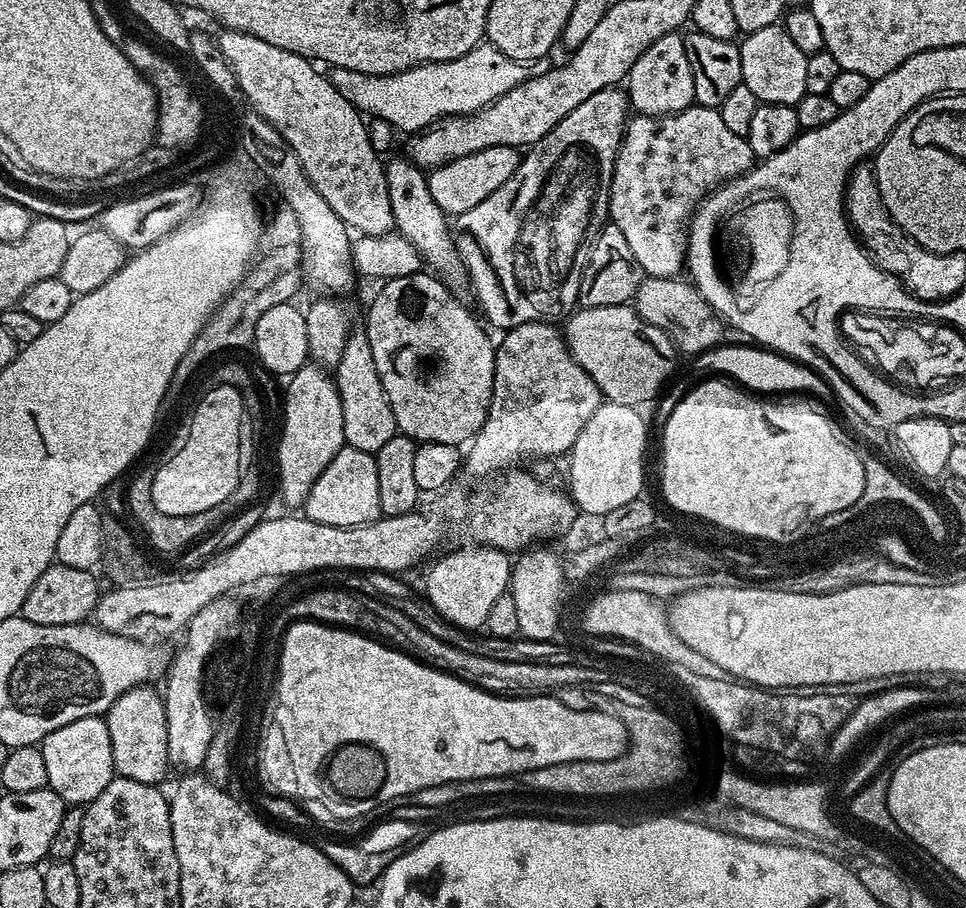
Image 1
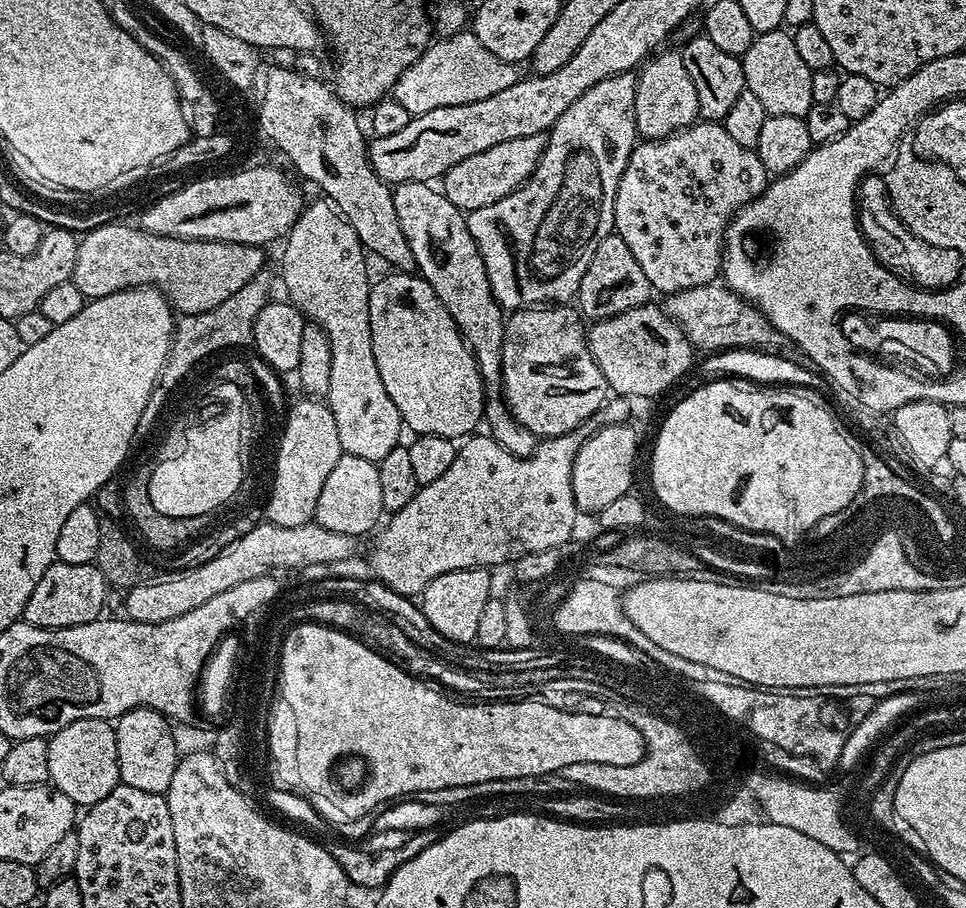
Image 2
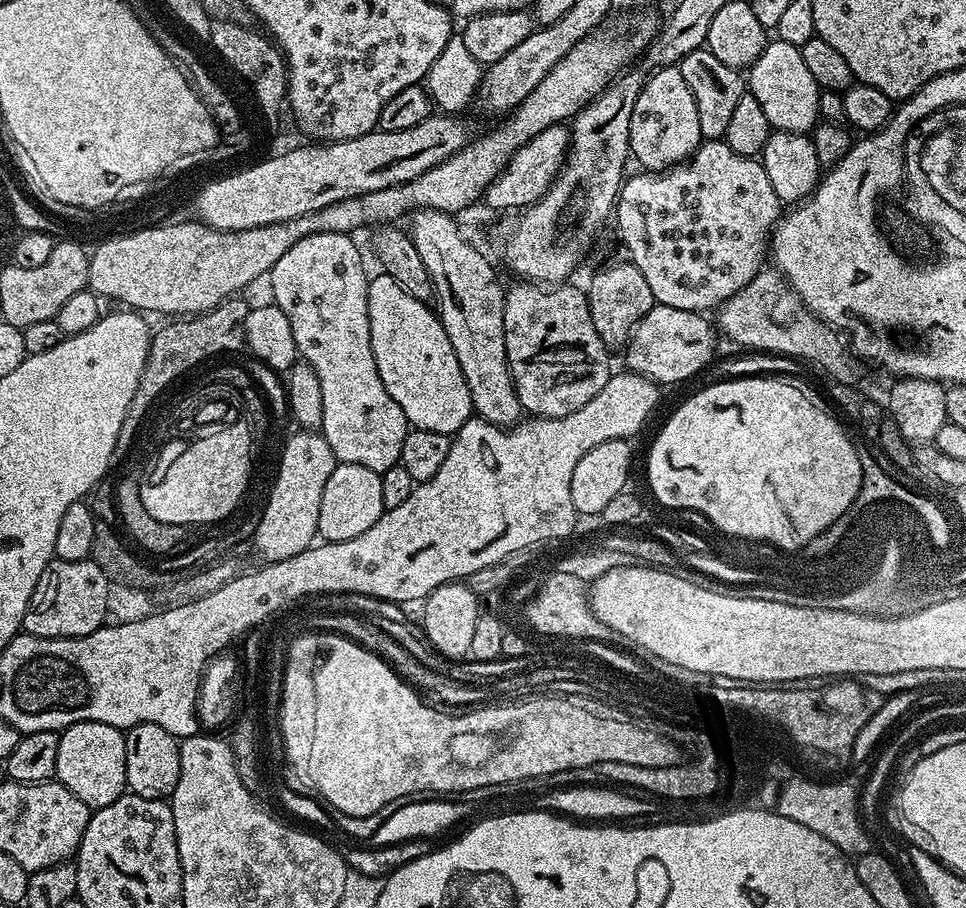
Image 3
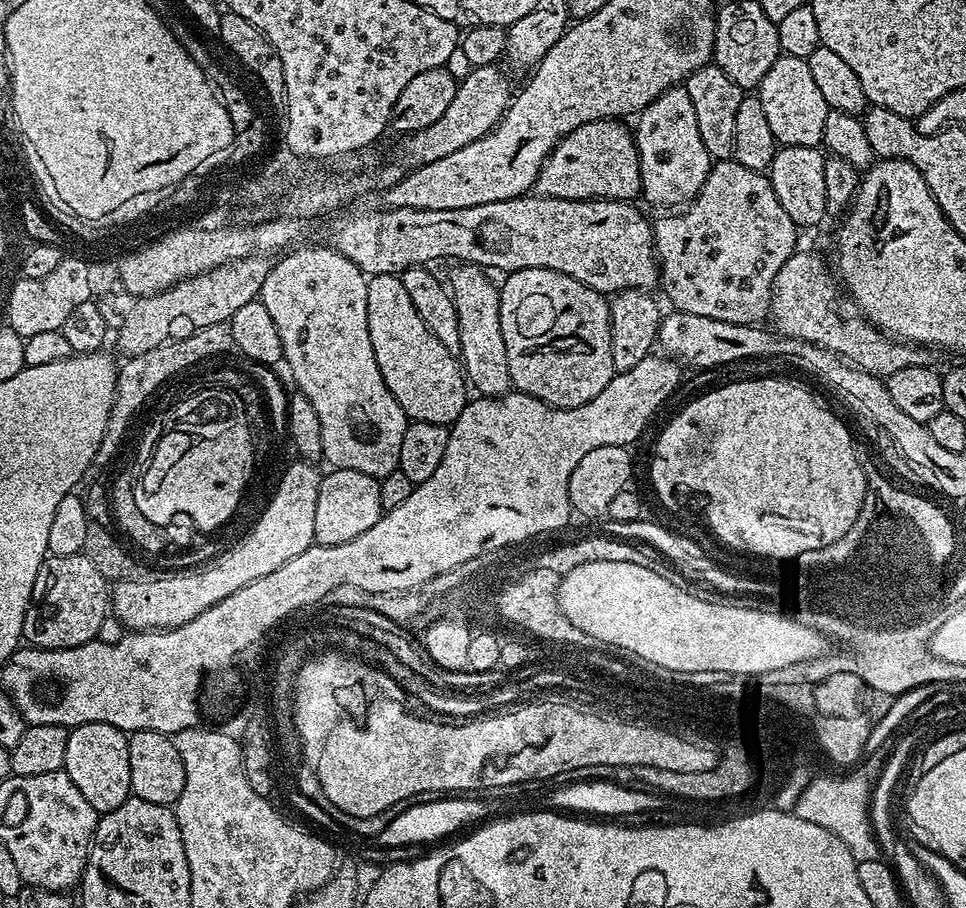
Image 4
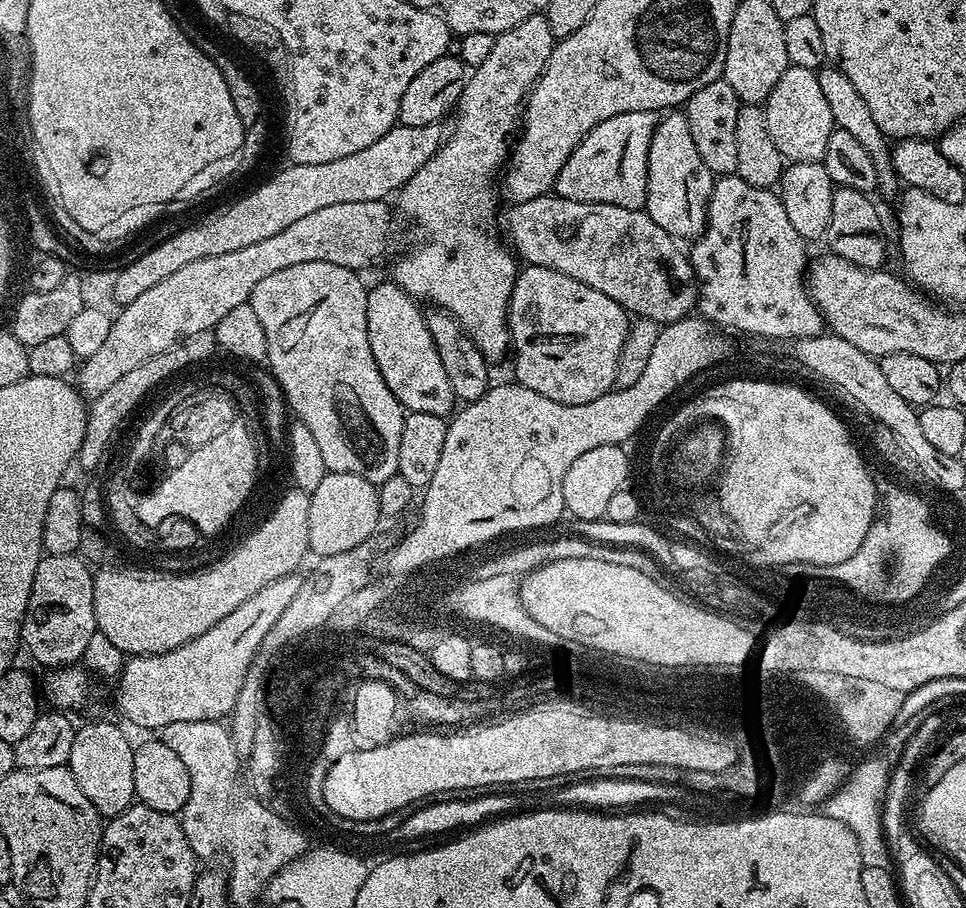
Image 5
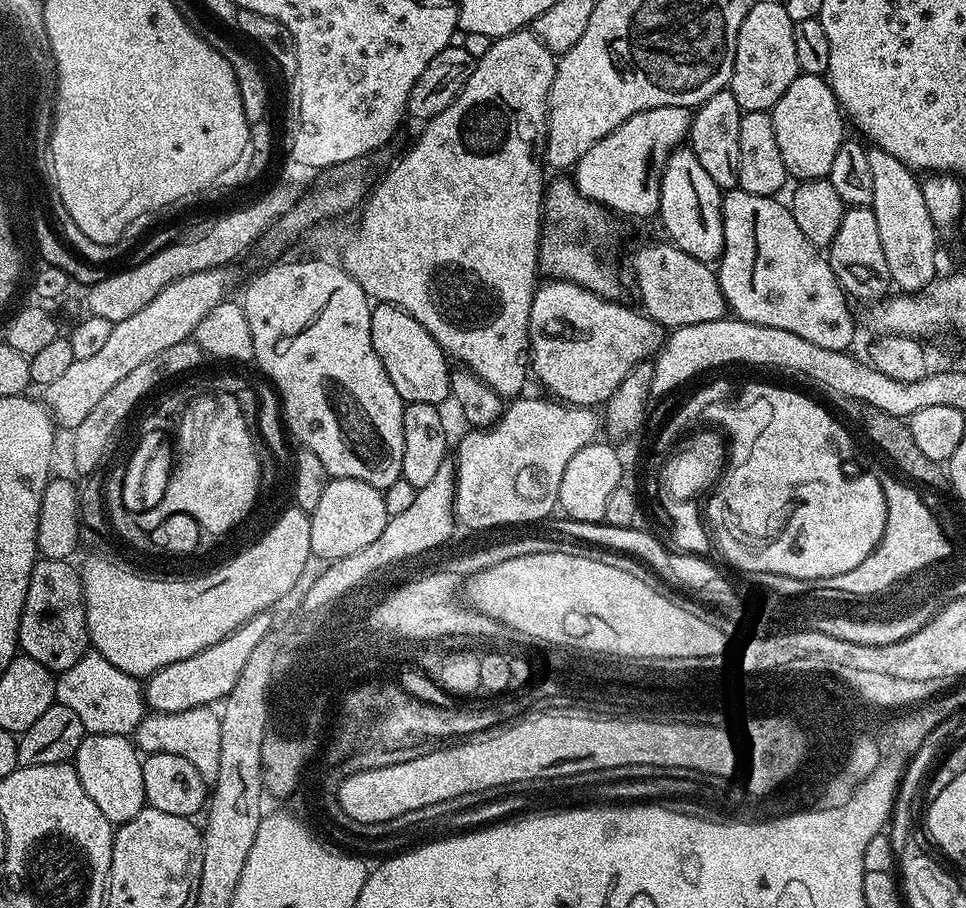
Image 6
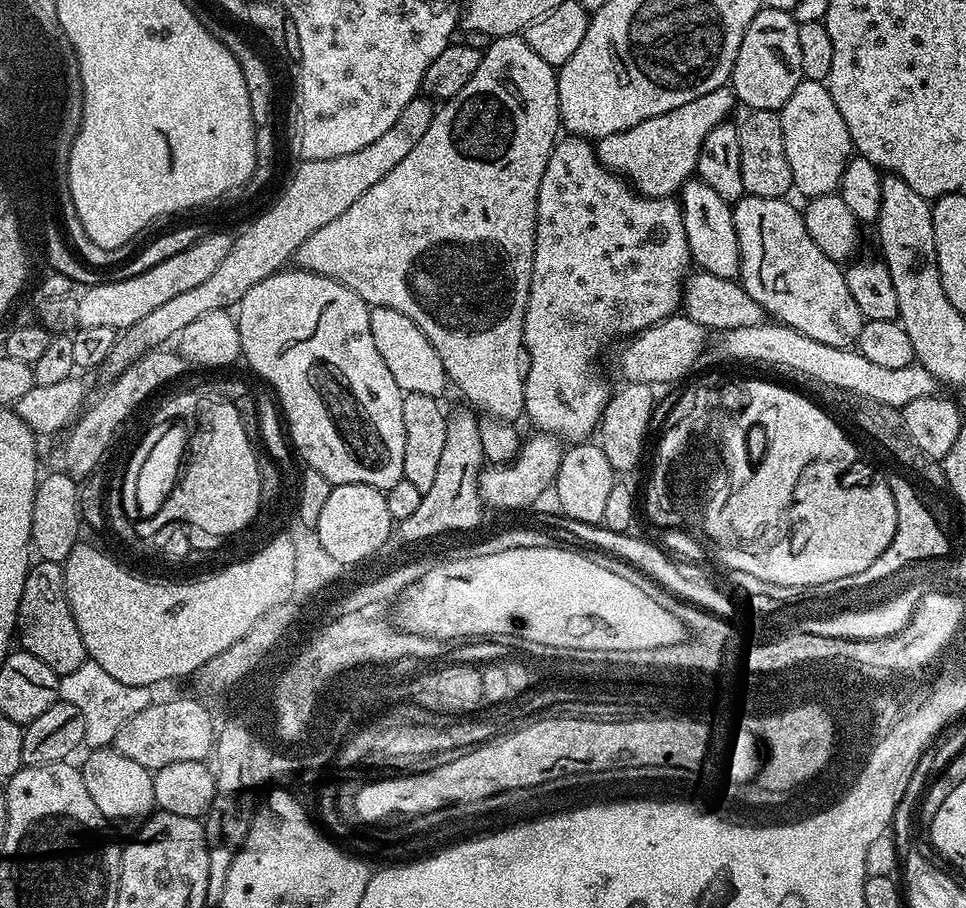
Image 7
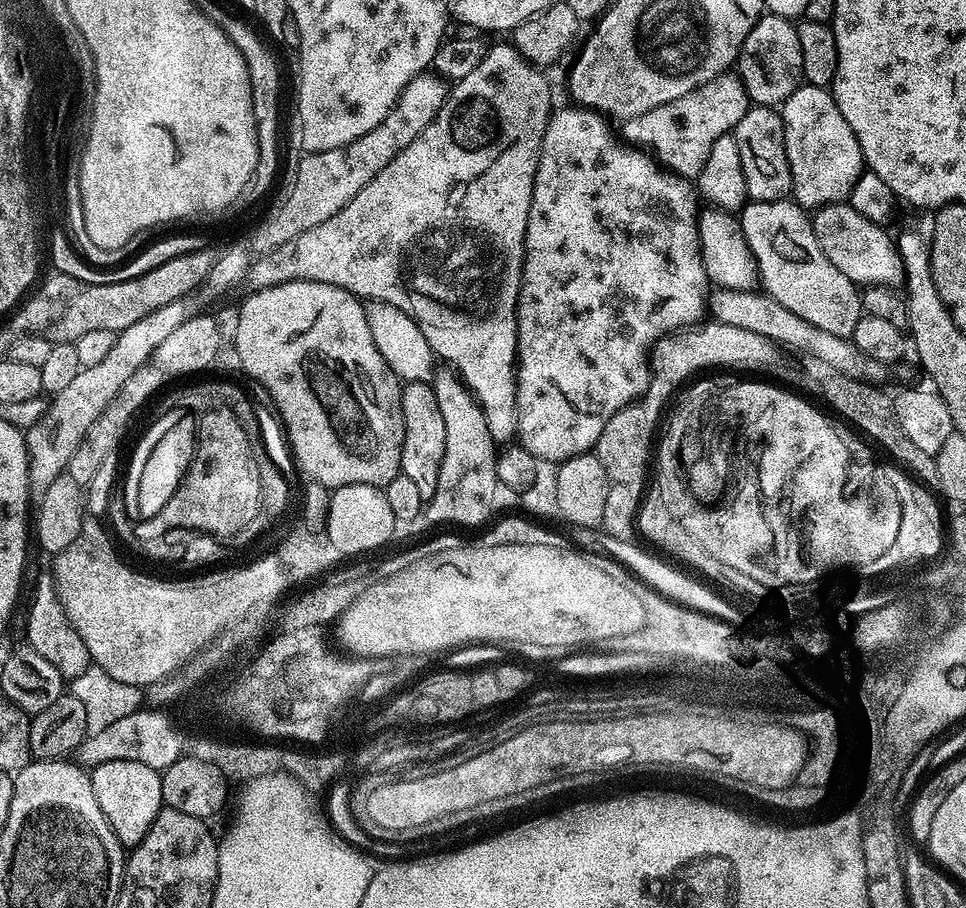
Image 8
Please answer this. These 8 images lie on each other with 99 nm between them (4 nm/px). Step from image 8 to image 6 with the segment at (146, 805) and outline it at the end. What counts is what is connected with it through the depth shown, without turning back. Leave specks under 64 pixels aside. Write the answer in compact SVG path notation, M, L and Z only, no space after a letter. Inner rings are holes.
M96 733L85 735L76 751L74 767L86 794L94 798L98 810L102 810L102 814L106 814L114 826L133 820L146 807L142 786L142 756L128 736Z

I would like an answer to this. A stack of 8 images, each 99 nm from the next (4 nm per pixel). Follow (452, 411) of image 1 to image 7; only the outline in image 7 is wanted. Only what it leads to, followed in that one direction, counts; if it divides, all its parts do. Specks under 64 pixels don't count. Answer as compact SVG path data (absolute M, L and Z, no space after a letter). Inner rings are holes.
M372 308L370 334L374 334L374 346L378 346L378 354L382 354L382 362L386 362L390 374L394 374L394 382L398 382L401 392L443 397L444 384L446 388L449 378L444 373L442 358L438 358L426 334L422 334L422 330L406 318L406 314L398 314L398 310L389 308Z

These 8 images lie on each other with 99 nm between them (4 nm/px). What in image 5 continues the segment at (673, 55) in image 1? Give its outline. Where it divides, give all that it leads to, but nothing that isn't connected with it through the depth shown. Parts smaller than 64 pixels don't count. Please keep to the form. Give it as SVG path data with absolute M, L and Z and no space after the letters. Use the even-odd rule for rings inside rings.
M680 110L661 115L656 122L654 138L650 142L648 159L648 193L644 208L648 216L662 226L671 236L681 241L695 241L708 225L708 203L714 177L702 162L698 150L694 150L694 138L690 138L690 122Z

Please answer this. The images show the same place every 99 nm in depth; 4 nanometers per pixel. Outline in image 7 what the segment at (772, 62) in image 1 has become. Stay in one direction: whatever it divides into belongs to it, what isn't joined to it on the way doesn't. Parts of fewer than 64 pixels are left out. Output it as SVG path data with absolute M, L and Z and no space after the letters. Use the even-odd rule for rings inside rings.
M818 80L800 81L794 94L778 113L782 122L782 138L786 142L786 162L790 162L792 187L804 198L831 196L840 187L840 179L854 155L846 118L838 114L827 83Z

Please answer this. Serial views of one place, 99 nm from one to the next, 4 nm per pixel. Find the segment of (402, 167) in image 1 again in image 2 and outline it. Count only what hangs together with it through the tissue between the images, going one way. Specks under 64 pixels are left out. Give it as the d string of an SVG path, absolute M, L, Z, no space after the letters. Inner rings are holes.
M410 182L395 185L392 197L398 224L410 245L417 273L428 281L454 318L465 344L472 352L480 377L487 389L499 389L501 378L501 350L504 345L506 316L494 298L489 276L481 252L469 233L465 213L454 206L444 194L429 183Z

